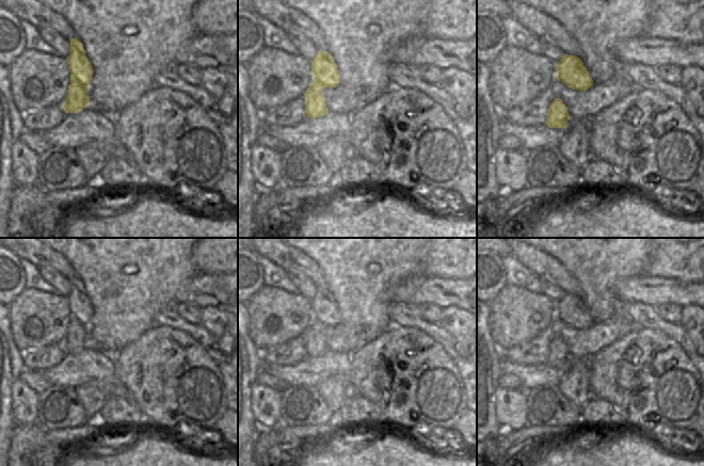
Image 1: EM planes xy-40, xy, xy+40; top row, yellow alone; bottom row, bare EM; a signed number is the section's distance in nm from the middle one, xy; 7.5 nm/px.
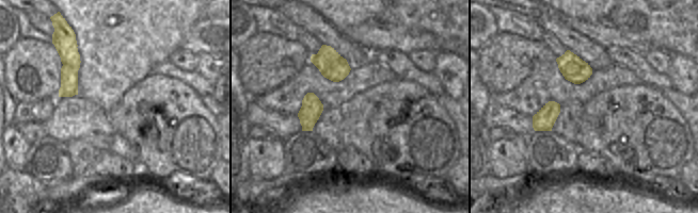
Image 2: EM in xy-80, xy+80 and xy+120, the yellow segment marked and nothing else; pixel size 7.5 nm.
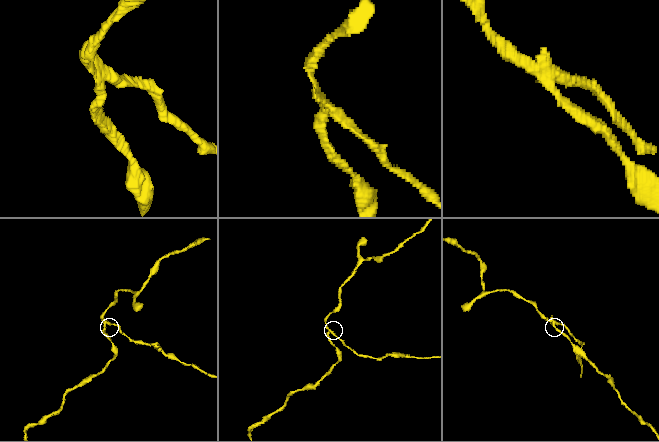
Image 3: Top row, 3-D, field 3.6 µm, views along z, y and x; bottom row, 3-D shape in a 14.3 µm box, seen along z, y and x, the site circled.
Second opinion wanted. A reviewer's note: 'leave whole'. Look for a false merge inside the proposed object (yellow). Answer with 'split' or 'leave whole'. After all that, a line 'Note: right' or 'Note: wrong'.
split
Note: wrong

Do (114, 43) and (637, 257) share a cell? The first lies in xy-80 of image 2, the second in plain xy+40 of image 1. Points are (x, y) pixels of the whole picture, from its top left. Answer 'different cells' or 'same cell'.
same cell

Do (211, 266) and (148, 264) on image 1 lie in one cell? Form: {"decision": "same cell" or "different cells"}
{"decision": "different cells"}

